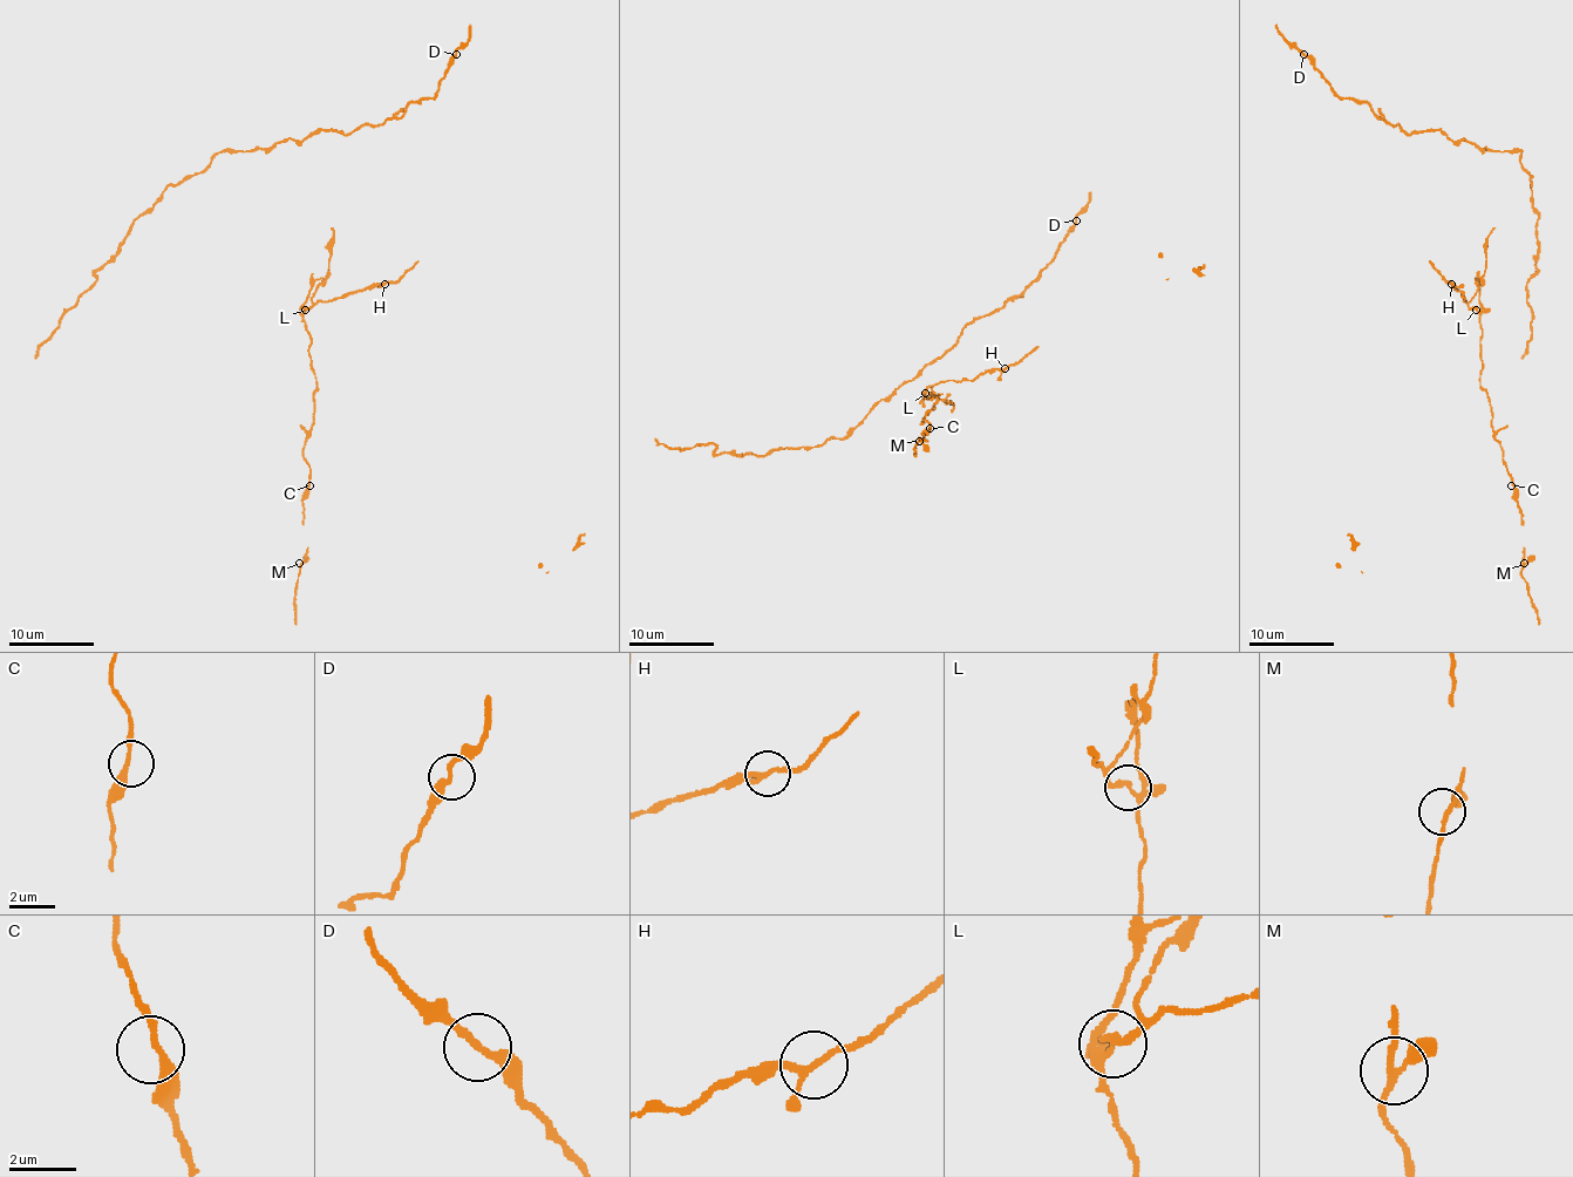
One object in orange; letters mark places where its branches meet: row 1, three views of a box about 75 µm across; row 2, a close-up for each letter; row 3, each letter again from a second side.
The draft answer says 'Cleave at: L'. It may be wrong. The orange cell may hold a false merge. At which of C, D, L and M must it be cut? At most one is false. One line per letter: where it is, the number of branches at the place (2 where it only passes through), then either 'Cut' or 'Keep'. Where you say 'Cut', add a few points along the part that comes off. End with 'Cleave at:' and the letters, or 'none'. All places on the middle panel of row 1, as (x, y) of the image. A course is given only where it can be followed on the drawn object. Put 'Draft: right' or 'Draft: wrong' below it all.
C: Place: (930, 428). Branches: 2. Keep
D: Place: (1076, 220). Branches: 2. Keep
L: Place: (925, 393). Branches: 3. Cut. Course of the part to remove: (926, 392), (940, 381), (973, 380), (987, 371), (1017, 365), (1039, 346)
M: Place: (919, 441). Branches: 3. Keep
Cleave at: L
Draft: right

